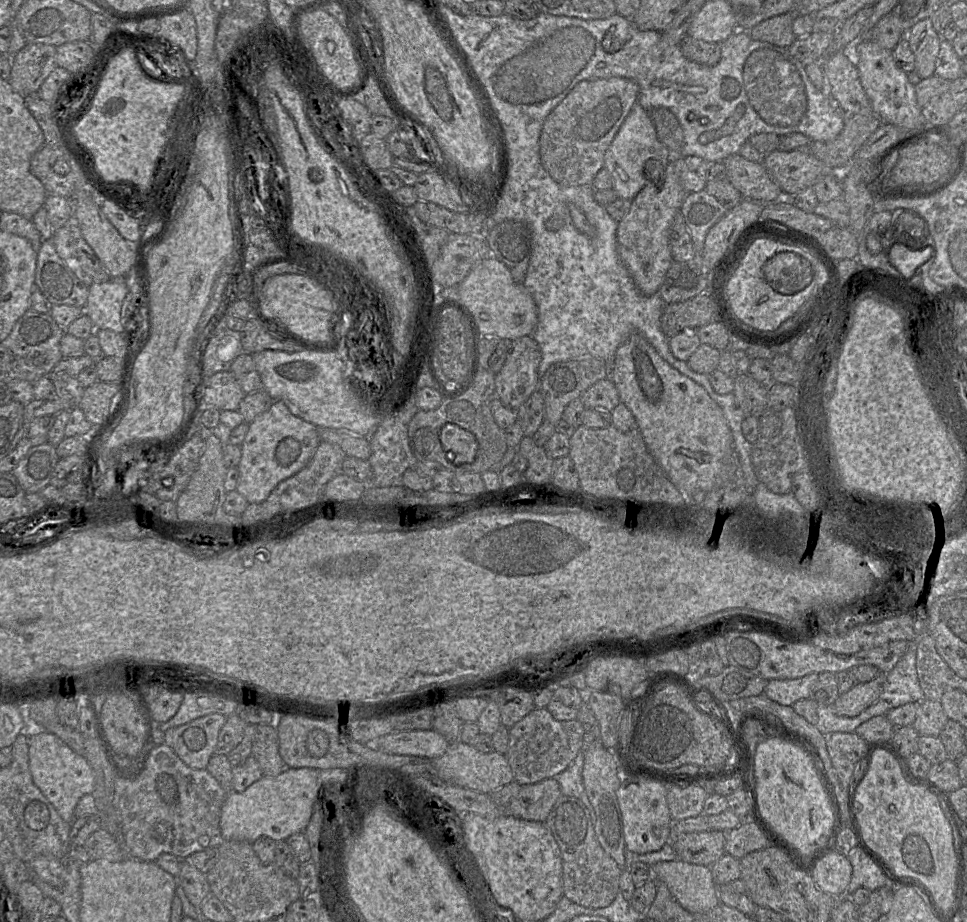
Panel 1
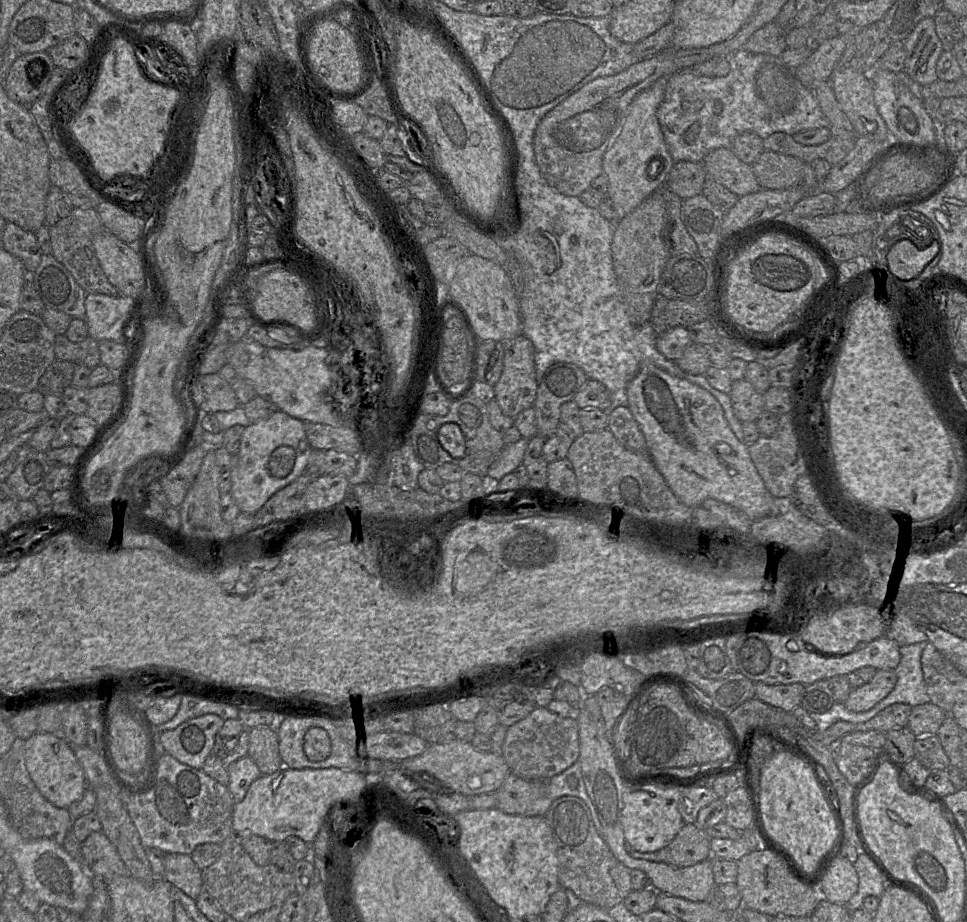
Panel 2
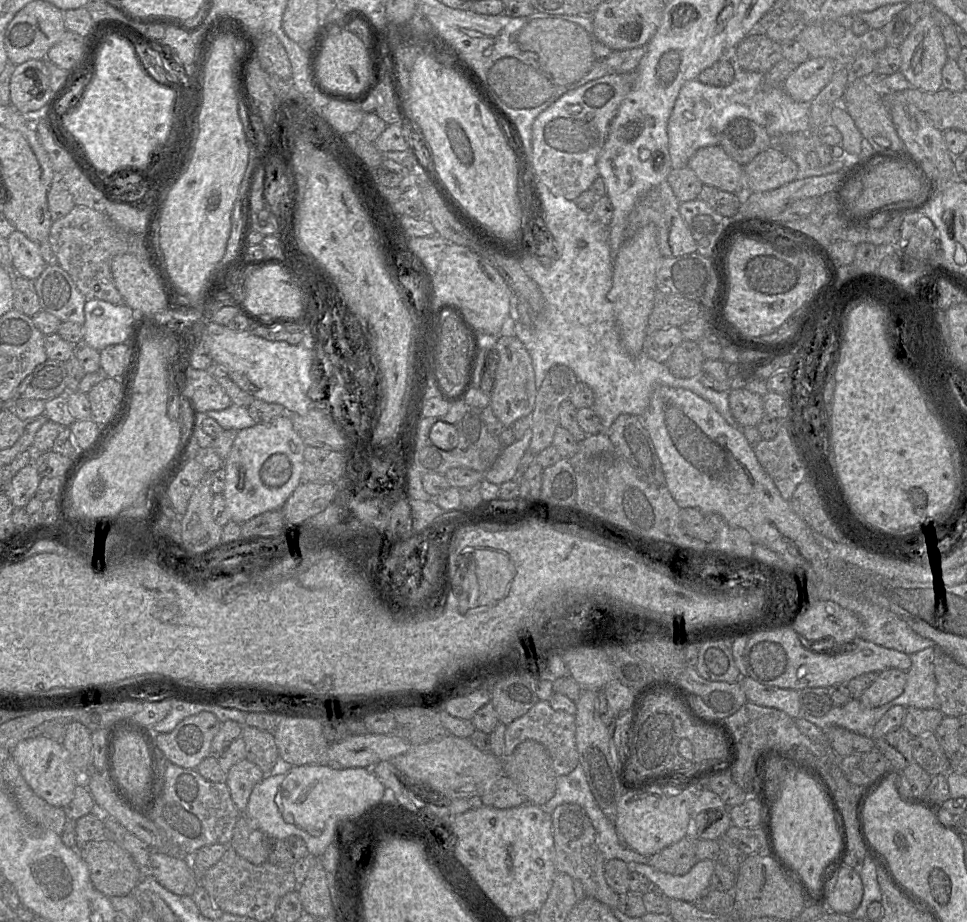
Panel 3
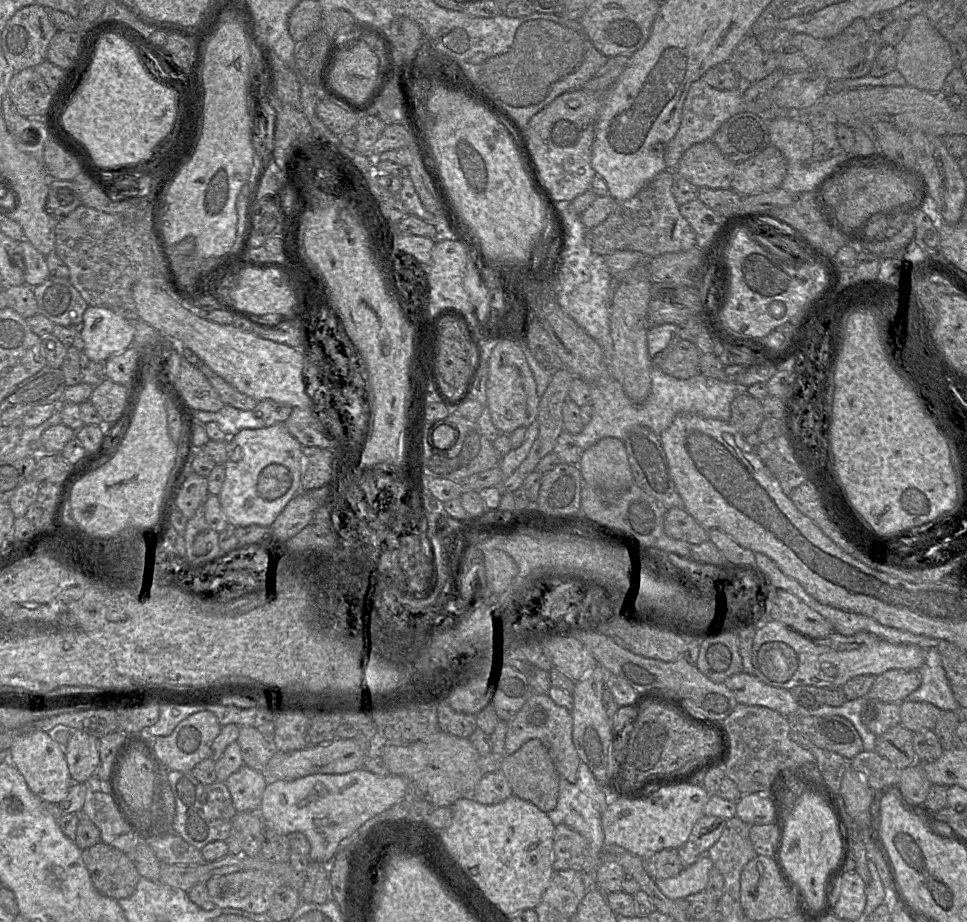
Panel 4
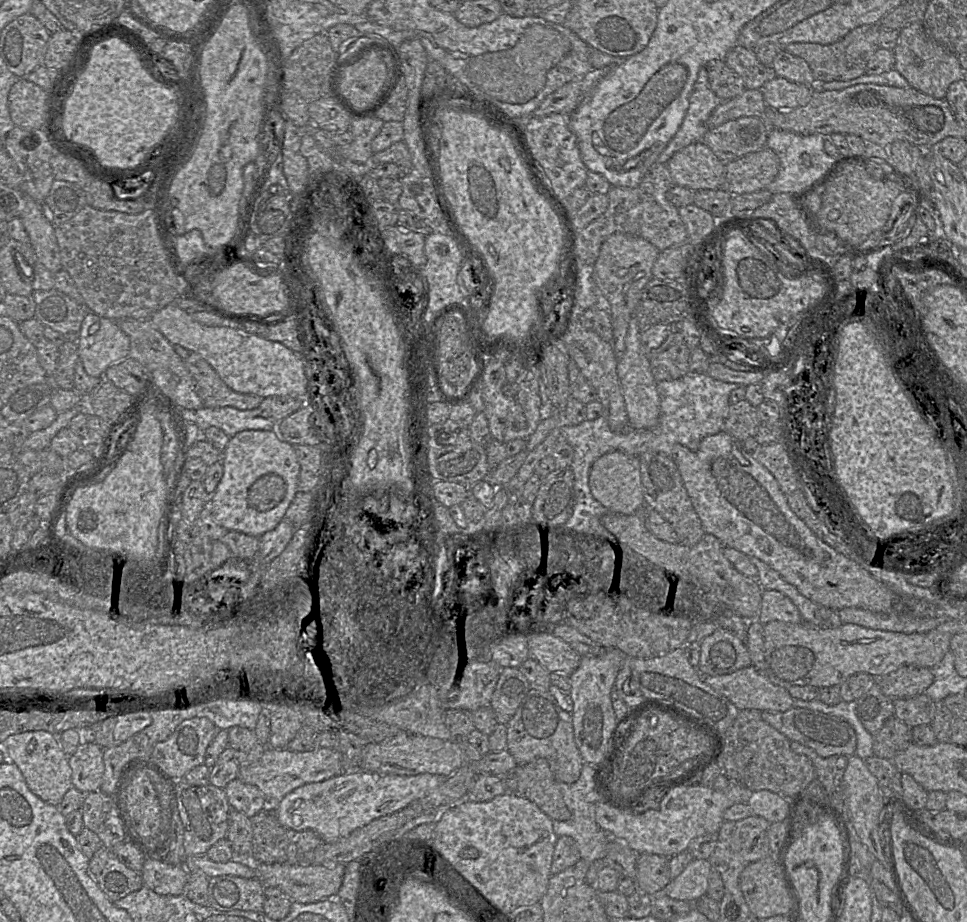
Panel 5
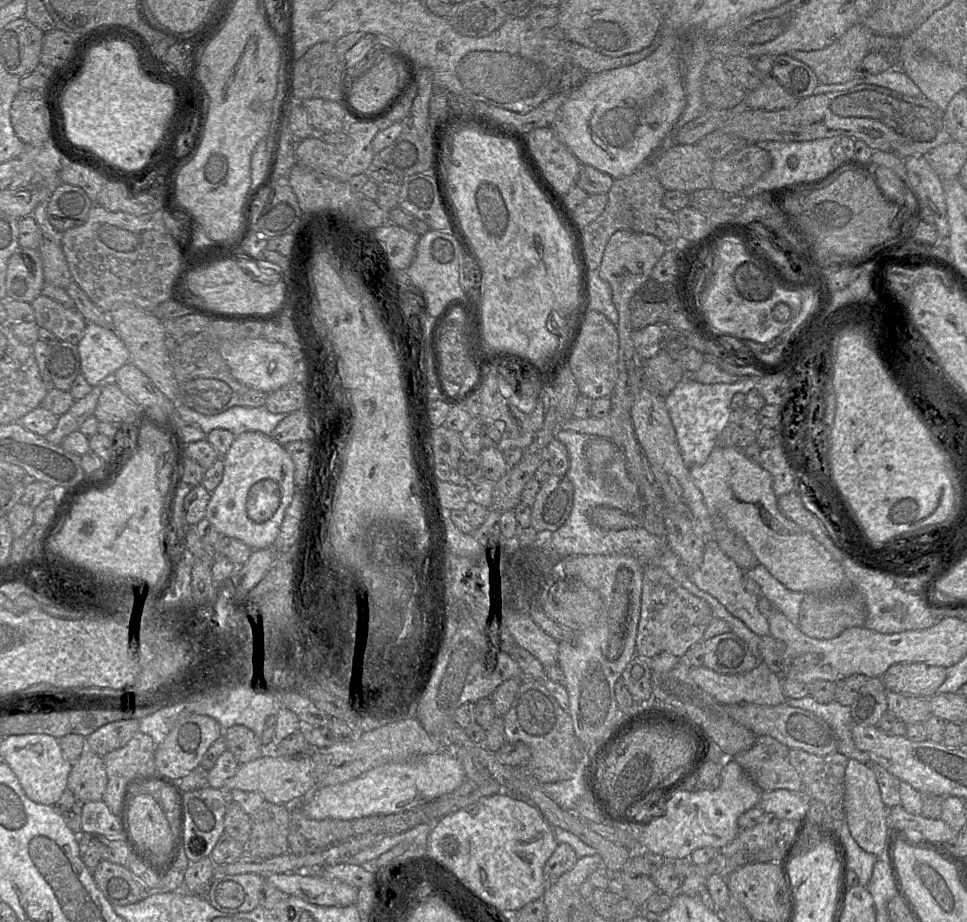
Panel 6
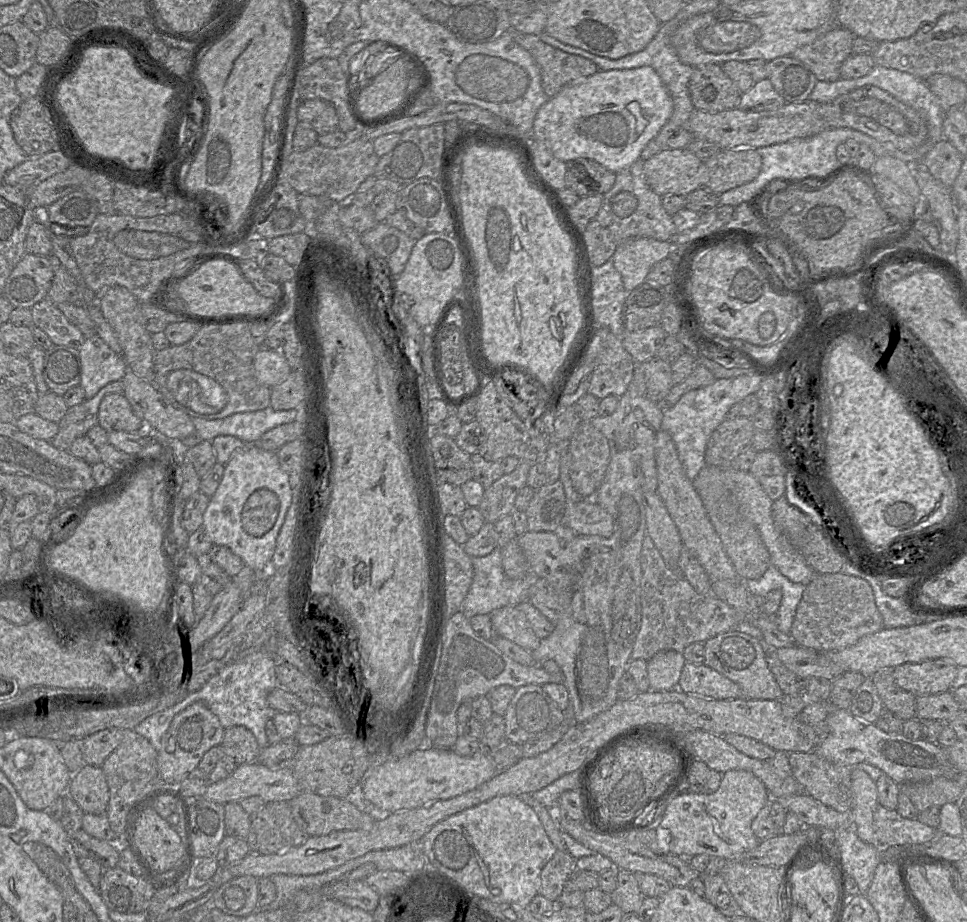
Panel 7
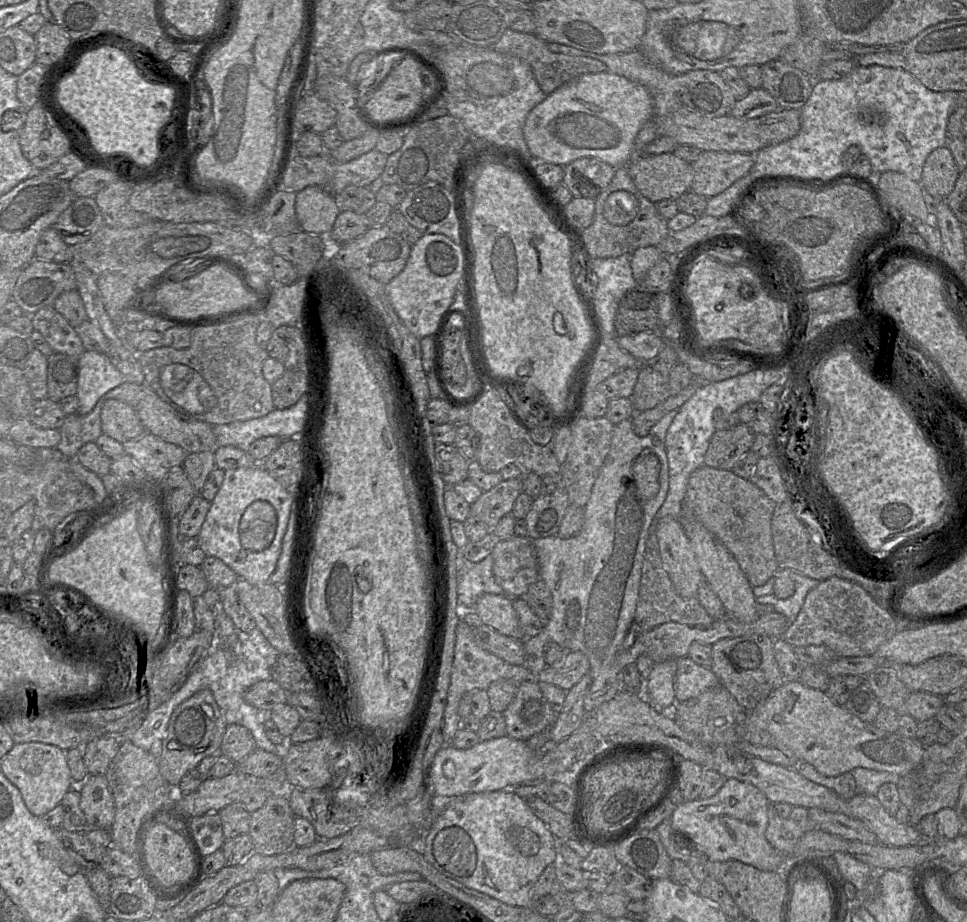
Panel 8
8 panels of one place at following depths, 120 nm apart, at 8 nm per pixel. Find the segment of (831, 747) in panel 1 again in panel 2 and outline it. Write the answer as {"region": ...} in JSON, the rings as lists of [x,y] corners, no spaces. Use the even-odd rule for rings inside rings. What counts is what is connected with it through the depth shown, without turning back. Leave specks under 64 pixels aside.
{"region":[[[839,741],[833,746],[834,761],[850,784],[859,784],[873,769],[880,755],[877,749]]]}

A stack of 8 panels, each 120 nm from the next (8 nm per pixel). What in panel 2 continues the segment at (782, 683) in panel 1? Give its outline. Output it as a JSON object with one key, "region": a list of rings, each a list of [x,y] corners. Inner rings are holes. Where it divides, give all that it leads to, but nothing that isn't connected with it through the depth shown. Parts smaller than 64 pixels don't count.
{"region":[[[755,683],[755,698],[769,705],[779,707],[791,713],[800,705],[805,685],[801,683],[793,684],[765,684]]]}

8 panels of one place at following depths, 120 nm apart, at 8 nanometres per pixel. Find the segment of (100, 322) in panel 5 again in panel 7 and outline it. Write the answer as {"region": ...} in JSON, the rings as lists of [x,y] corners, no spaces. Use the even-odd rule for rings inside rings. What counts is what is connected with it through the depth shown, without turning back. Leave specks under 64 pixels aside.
{"region":[[[98,335],[86,338],[79,348],[80,386],[85,399],[92,398],[105,385],[121,380],[127,372],[122,355],[116,354]]]}

